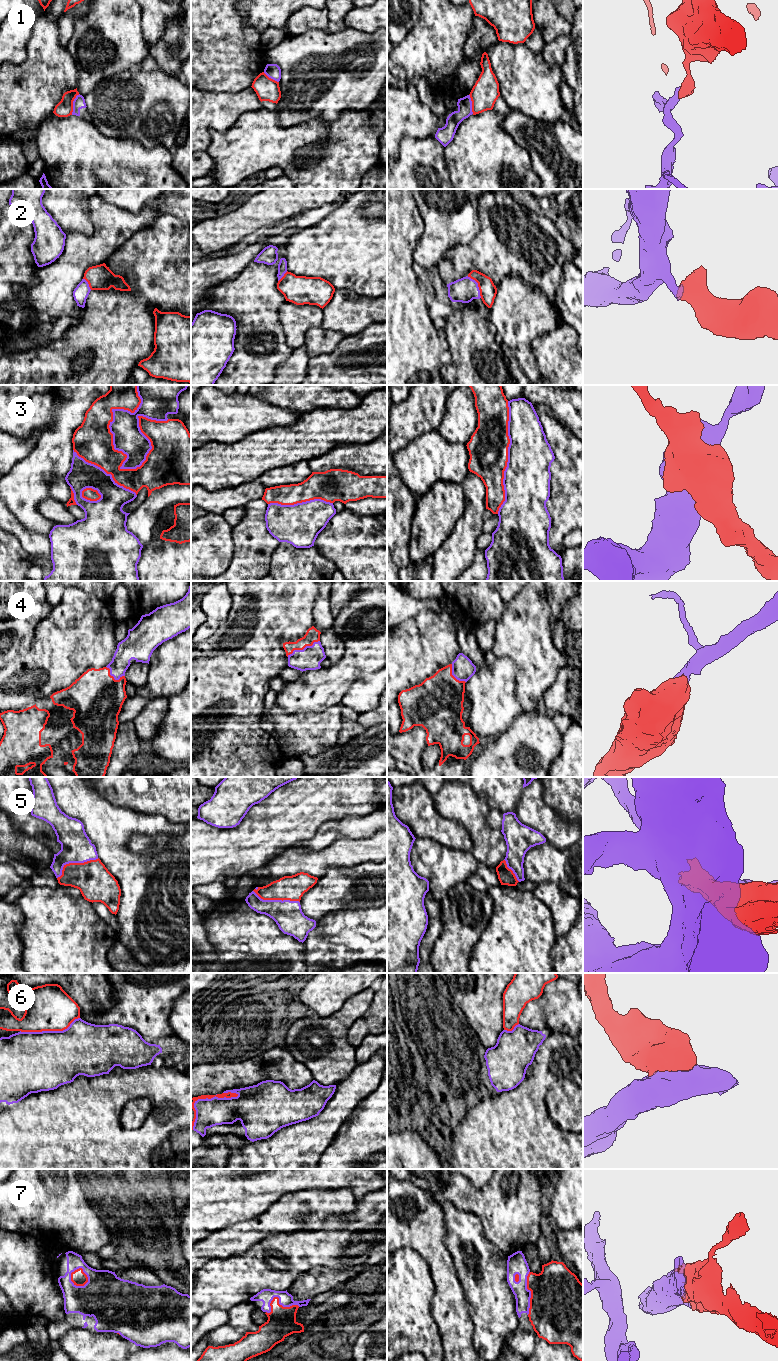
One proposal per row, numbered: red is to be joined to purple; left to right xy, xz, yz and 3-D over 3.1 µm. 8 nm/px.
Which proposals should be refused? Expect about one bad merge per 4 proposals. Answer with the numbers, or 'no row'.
1, 3, 6

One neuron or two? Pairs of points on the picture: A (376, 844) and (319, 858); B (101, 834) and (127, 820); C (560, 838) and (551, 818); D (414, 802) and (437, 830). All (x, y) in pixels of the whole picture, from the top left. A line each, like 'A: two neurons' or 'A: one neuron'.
A: one neuron
B: one neuron
C: one neuron
D: one neuron

